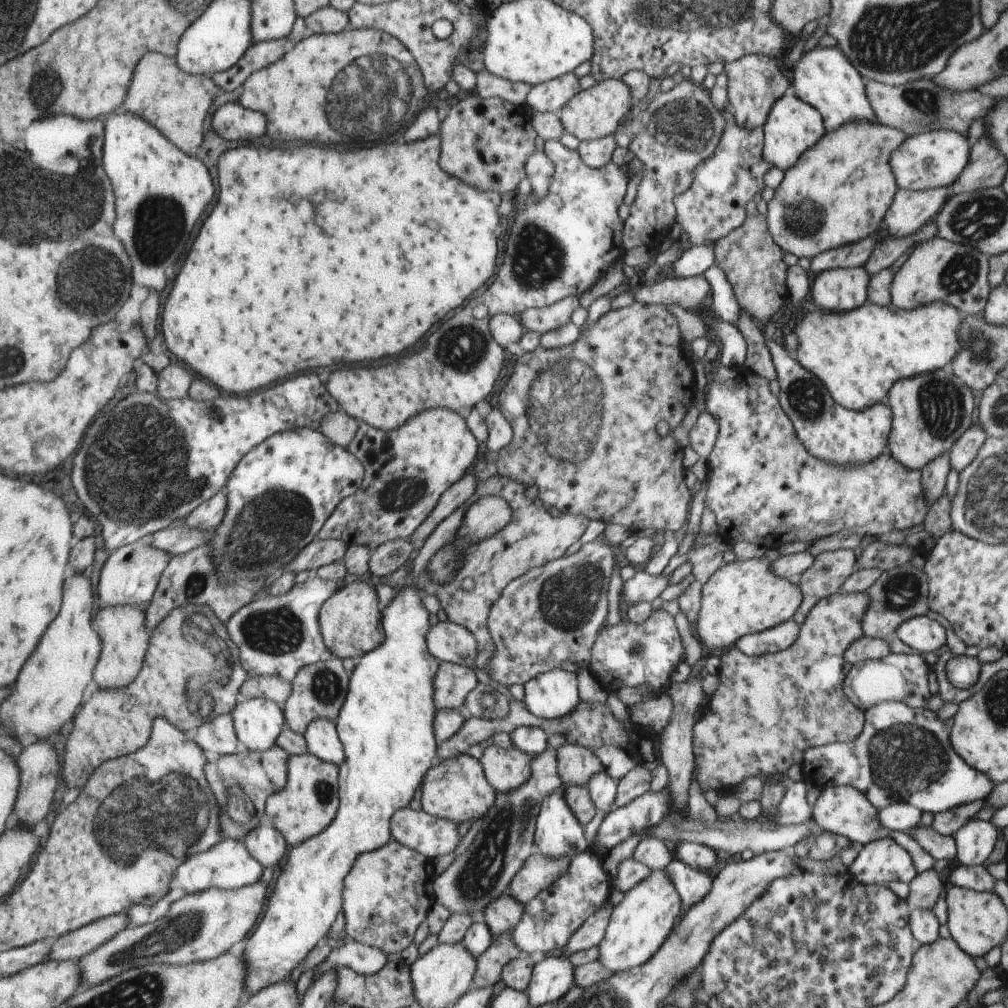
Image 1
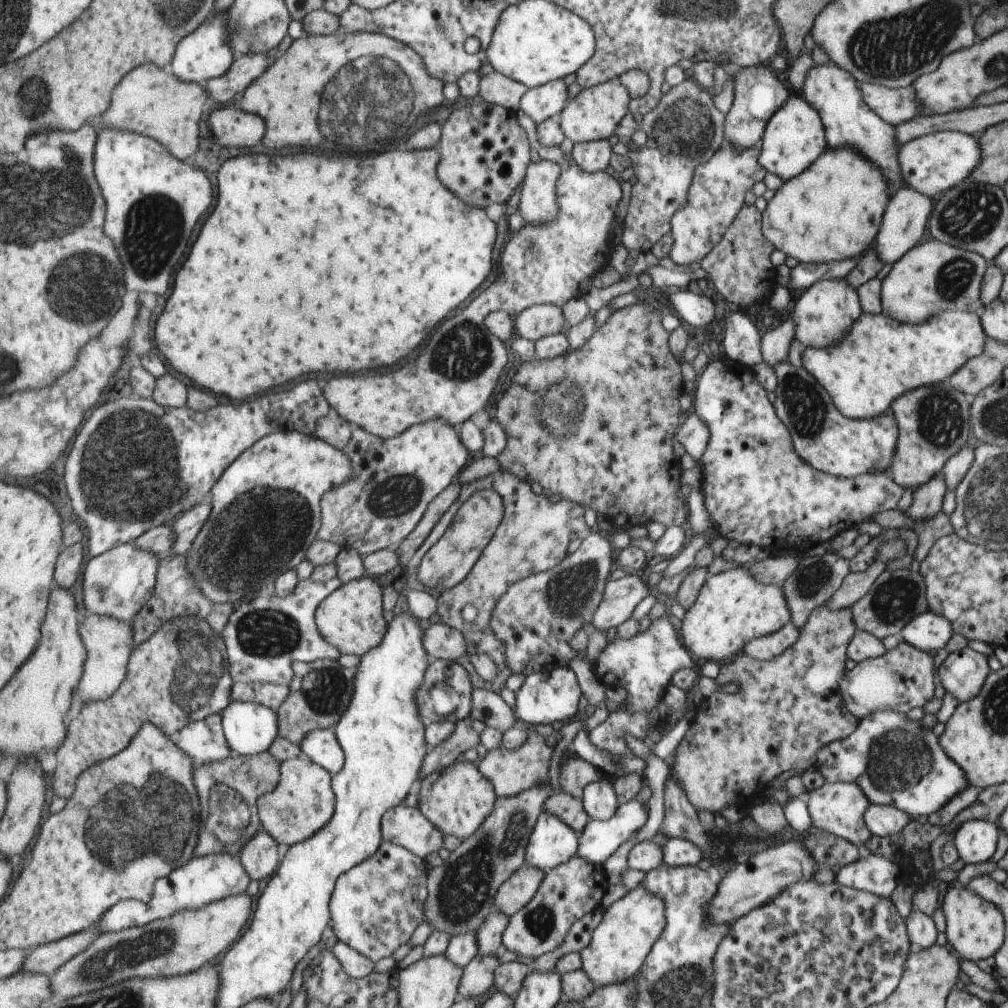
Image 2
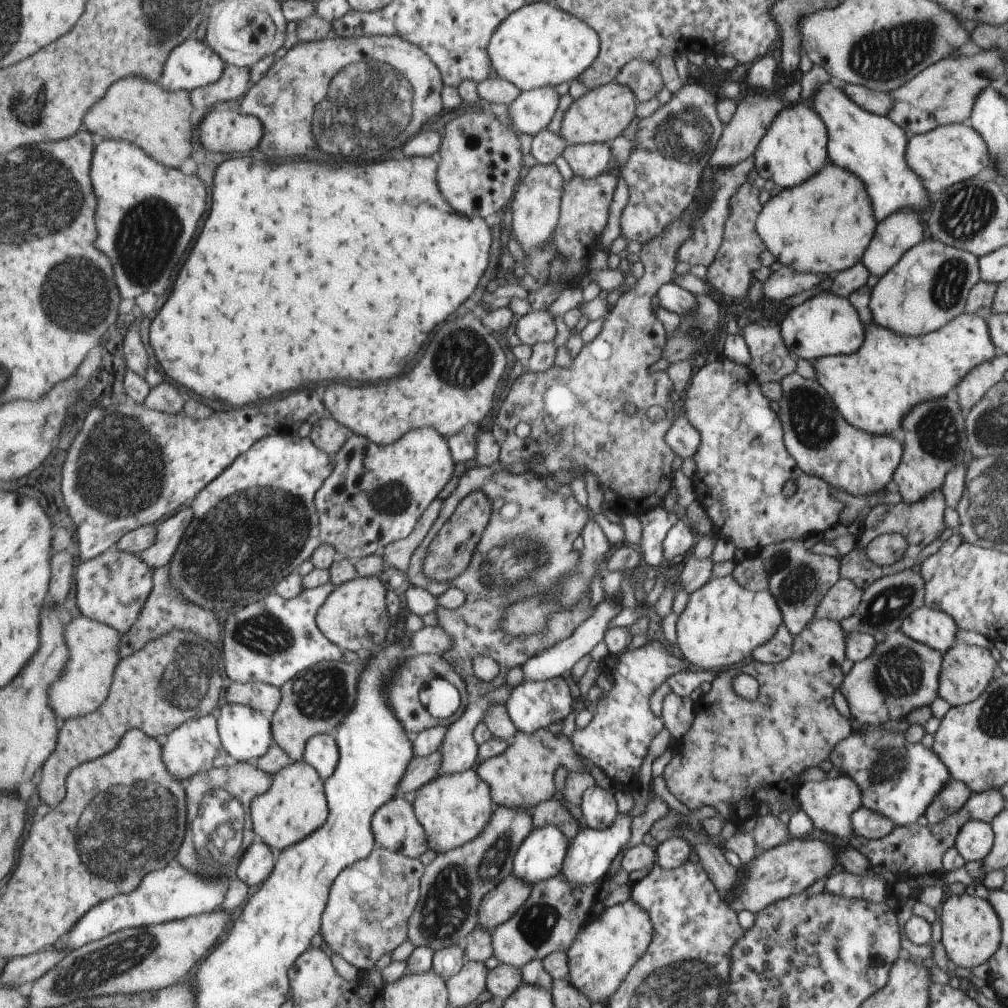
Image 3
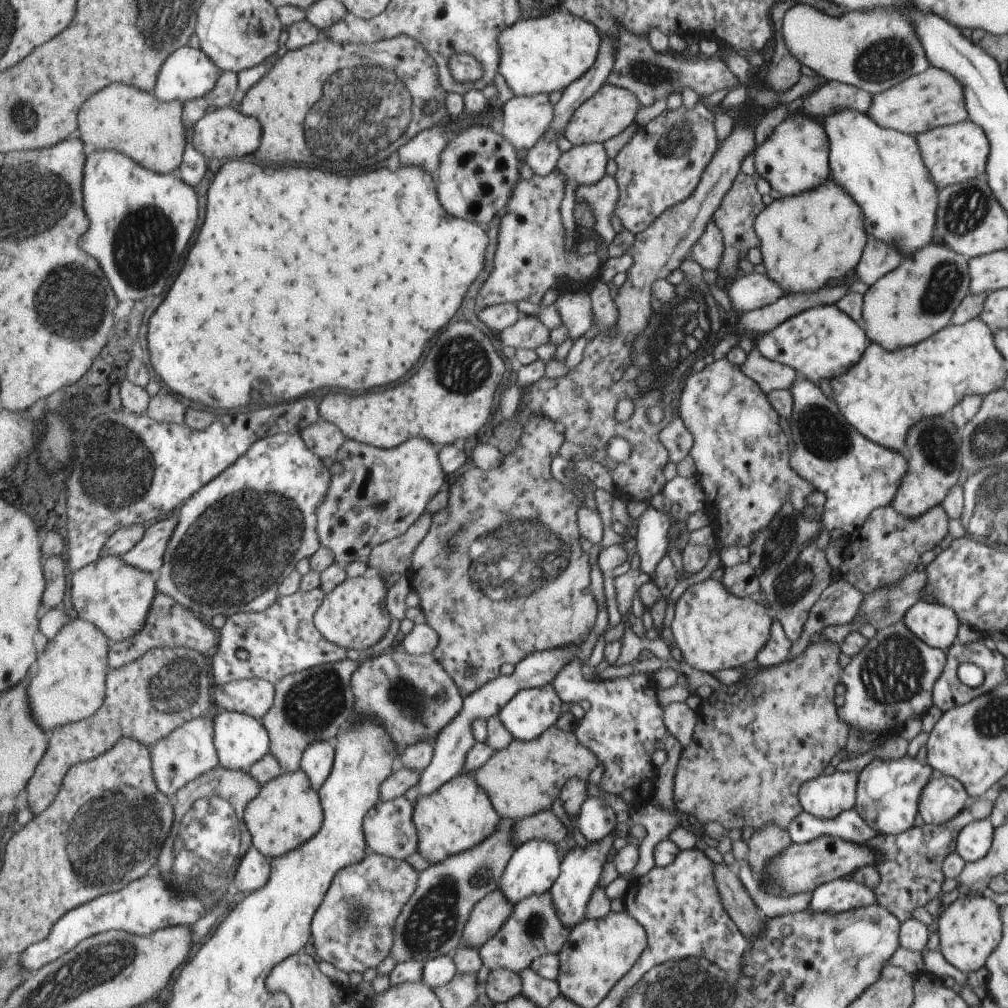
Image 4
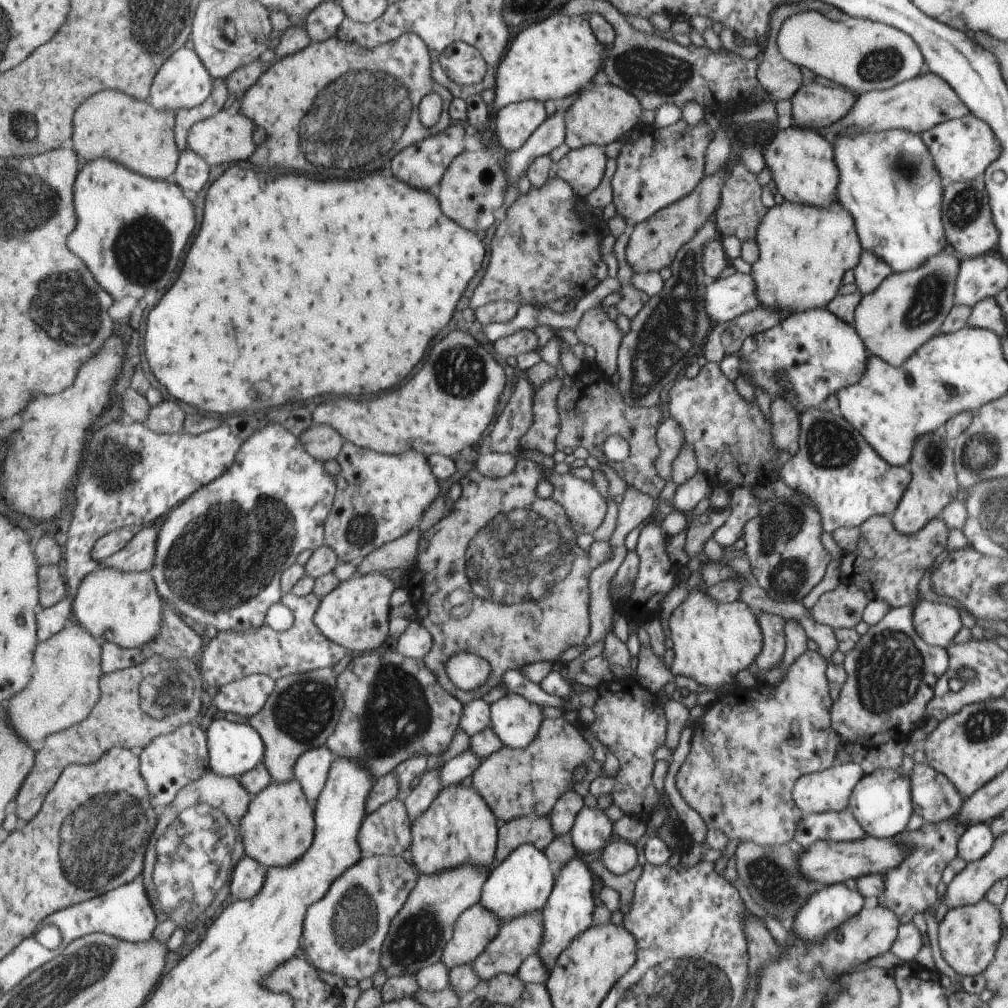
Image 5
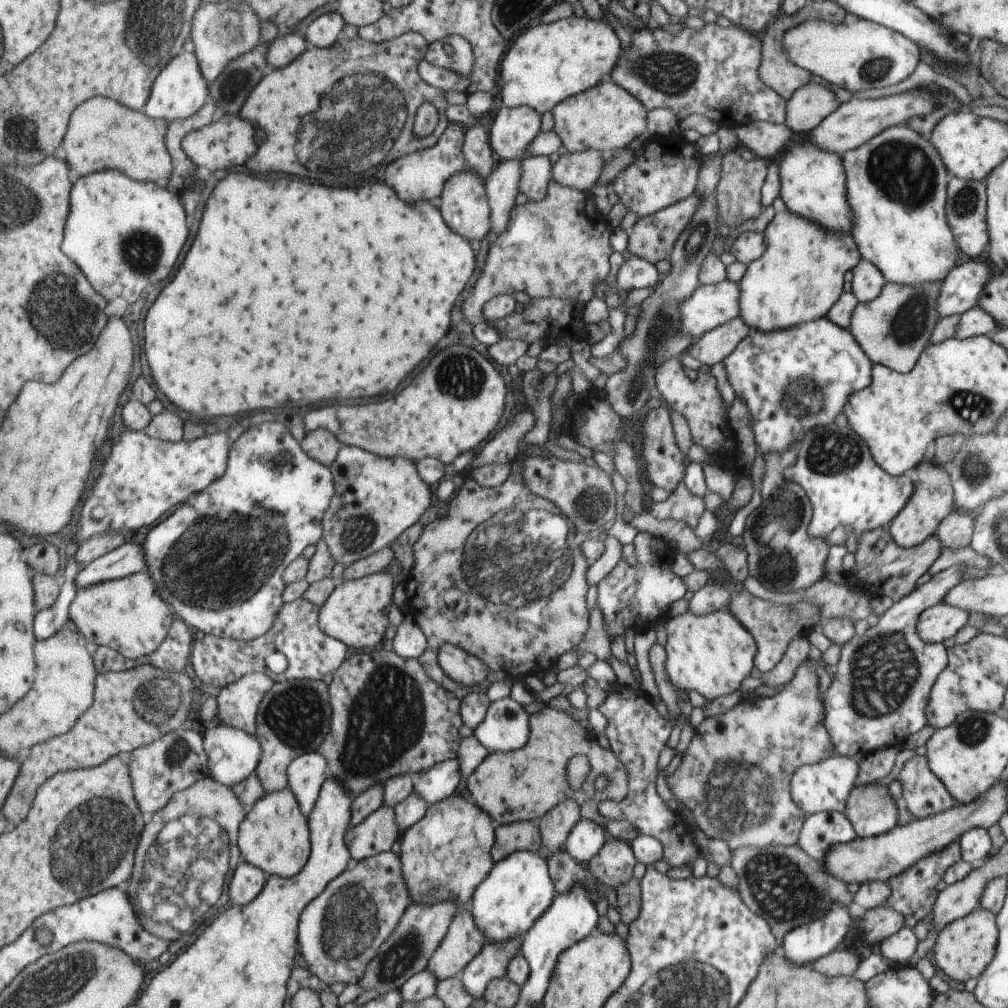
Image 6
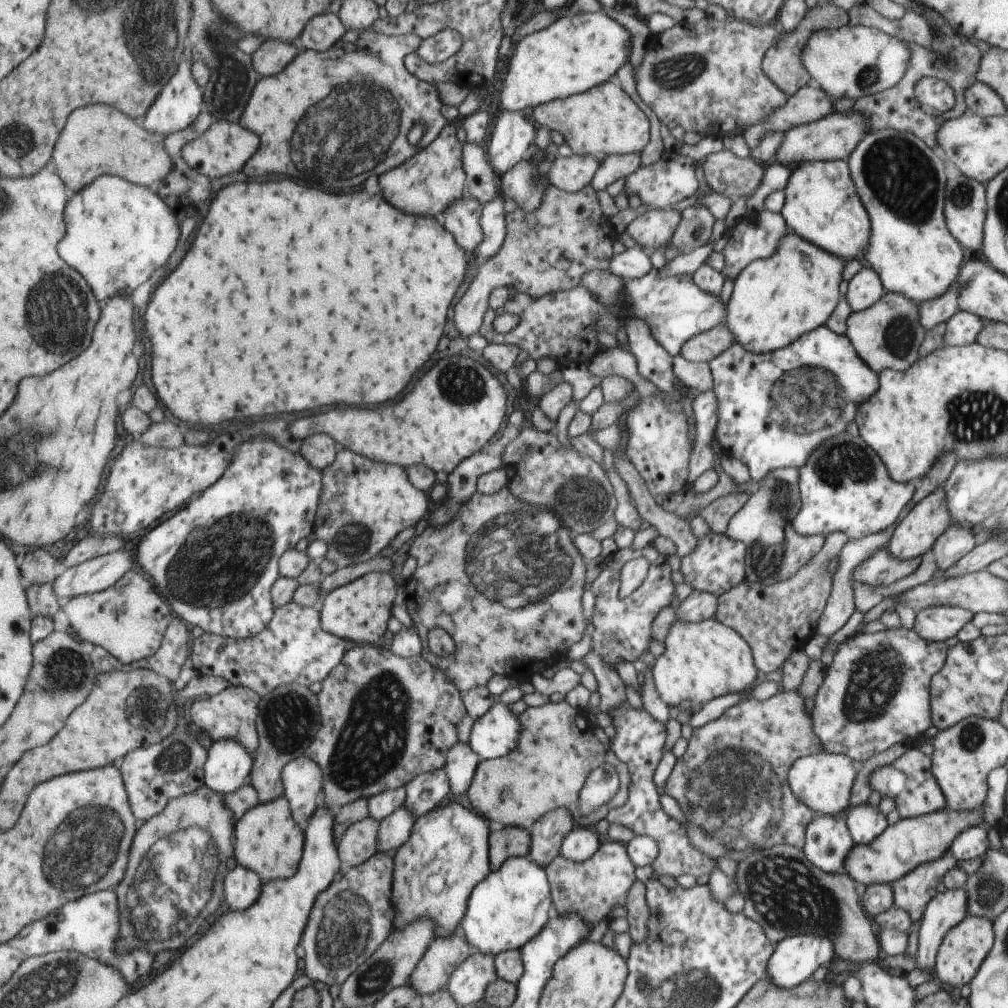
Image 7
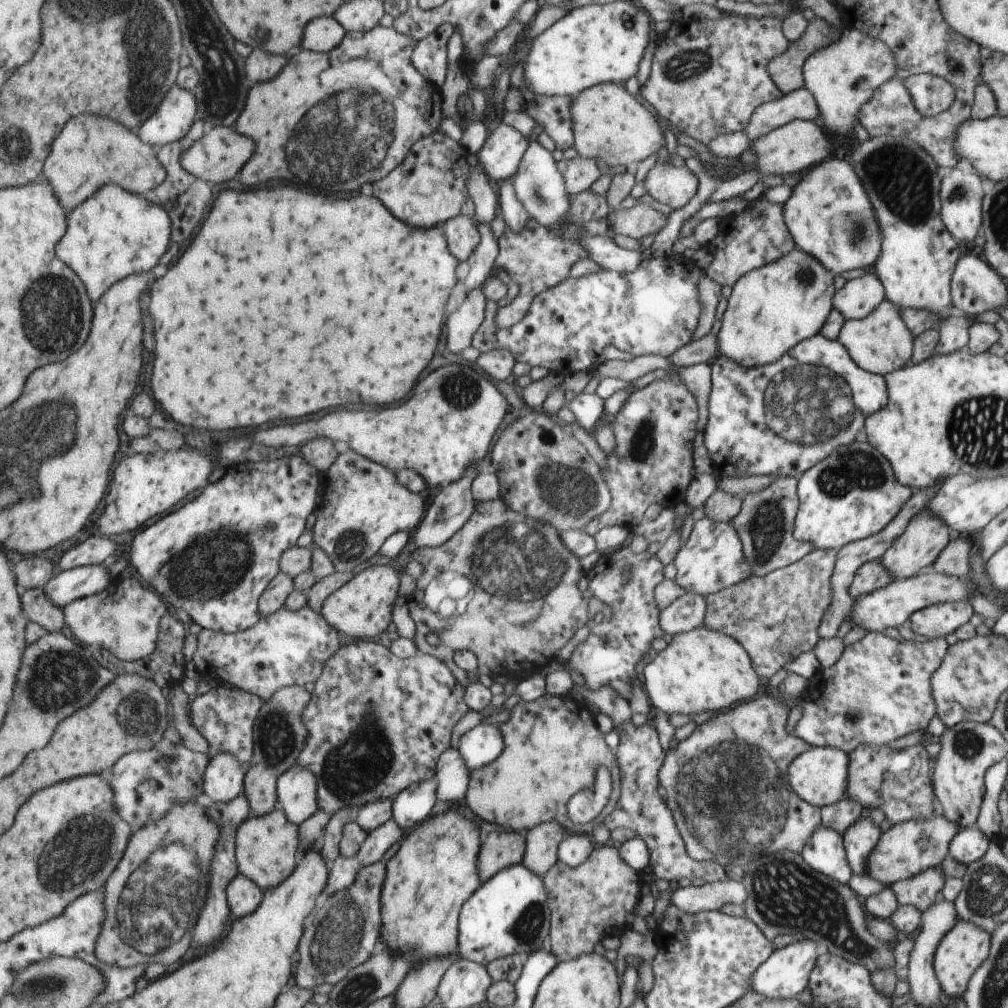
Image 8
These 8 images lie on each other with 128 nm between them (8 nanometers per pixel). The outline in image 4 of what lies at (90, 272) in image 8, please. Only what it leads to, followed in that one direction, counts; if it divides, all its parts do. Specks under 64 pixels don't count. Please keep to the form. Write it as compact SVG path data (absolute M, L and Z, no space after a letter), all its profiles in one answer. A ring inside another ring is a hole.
M91 149L85 172L86 212L92 222L82 248L102 260L106 276L121 302L164 294L178 274L188 246L198 230L198 192L174 174L162 174L138 164L120 150Z

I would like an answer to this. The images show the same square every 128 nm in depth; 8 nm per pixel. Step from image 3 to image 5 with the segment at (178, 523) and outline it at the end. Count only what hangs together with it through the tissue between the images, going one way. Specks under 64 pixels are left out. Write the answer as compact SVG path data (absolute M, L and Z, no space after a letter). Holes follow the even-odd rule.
M151 525L150 528L139 530L136 538L124 550L105 560L101 566L110 566L126 572L153 571L162 527Z

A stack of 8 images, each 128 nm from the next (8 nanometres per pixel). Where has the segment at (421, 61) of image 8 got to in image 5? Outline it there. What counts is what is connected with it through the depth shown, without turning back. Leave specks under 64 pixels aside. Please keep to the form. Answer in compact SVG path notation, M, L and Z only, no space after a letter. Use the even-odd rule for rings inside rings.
M465 42L450 46L439 62L442 70L460 86L478 84L486 76L487 64L481 52Z

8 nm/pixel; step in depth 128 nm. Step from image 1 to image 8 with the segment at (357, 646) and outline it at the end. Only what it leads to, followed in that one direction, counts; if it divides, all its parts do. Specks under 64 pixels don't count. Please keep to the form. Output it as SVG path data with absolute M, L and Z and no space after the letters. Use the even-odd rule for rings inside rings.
M374 565L356 575L345 587L335 592L325 602L323 616L340 632L355 638L374 638L382 634L390 620L392 608L396 606L400 578L389 565Z

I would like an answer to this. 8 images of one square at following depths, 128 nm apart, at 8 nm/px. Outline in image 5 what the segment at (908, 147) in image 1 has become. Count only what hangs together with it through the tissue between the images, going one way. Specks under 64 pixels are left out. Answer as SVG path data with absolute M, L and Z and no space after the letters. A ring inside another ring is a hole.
M969 113L962 118L937 124L923 134L924 141L933 153L933 161L942 180L947 183L968 182L983 175L990 164L1002 154L1002 145L994 136L993 129L986 121Z

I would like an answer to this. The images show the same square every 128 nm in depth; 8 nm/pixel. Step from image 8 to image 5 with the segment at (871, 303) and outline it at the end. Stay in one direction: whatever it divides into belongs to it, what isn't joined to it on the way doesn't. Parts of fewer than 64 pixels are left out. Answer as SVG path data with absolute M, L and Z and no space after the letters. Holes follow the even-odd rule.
M864 252L861 260L854 269L855 283L858 292L863 295L869 295L874 292L889 275L893 274L893 268L882 260L876 252Z

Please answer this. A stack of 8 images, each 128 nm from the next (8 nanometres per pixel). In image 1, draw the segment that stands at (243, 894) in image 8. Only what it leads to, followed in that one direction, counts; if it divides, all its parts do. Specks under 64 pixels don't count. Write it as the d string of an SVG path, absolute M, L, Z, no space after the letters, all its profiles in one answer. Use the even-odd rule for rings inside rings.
M266 824L254 830L247 837L246 844L250 853L258 858L265 868L278 866L290 850L284 834L272 824Z

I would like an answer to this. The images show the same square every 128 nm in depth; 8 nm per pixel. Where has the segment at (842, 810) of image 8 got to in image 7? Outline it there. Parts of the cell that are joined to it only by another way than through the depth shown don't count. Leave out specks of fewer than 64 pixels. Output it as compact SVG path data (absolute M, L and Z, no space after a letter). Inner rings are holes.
M903 743L897 744L894 747L890 747L888 751L878 753L872 756L868 760L863 760L857 765L857 780L853 784L852 800L849 808L854 806L860 806L860 804L866 804L870 794L872 794L872 788L870 786L870 776L876 768L884 768L888 764L892 764L895 760L898 760L907 751Z

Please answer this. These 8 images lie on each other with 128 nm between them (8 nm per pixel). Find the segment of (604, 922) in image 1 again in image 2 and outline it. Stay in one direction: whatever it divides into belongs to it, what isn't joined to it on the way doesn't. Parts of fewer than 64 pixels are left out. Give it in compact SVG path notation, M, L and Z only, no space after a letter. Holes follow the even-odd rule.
M599 909L577 920L573 924L572 930L569 931L565 942L560 947L535 958L534 970L536 972L552 972L552 970L555 970L556 962L562 956L566 956L566 954L573 950L584 950L584 948L588 948L590 942L592 942L592 932L600 926L602 917L602 909Z

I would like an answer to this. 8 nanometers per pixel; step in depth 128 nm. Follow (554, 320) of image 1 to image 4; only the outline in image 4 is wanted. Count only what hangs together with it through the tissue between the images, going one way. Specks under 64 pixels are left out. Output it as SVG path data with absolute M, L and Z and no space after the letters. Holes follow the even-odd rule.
M522 314L518 322L500 333L500 338L505 347L536 350L549 341L550 331L538 317Z

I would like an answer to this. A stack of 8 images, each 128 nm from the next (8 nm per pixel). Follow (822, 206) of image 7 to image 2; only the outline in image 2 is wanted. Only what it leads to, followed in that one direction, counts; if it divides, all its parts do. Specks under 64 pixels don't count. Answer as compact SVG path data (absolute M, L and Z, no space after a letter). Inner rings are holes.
M800 93L790 96L788 103L773 115L759 143L758 162L766 171L777 174L784 181L800 175L829 149L825 136L824 119L803 99Z

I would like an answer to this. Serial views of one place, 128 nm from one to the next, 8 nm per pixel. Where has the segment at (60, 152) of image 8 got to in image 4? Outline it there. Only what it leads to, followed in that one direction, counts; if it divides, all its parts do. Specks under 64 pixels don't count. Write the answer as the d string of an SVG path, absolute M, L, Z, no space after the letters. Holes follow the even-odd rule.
M114 84L112 88L108 86L106 90L98 92L98 96L94 96L94 100L82 108L78 135L89 150L120 150L154 172L170 174L185 162L188 148L185 108L186 103L182 100L166 102L156 96L155 92L128 84Z

